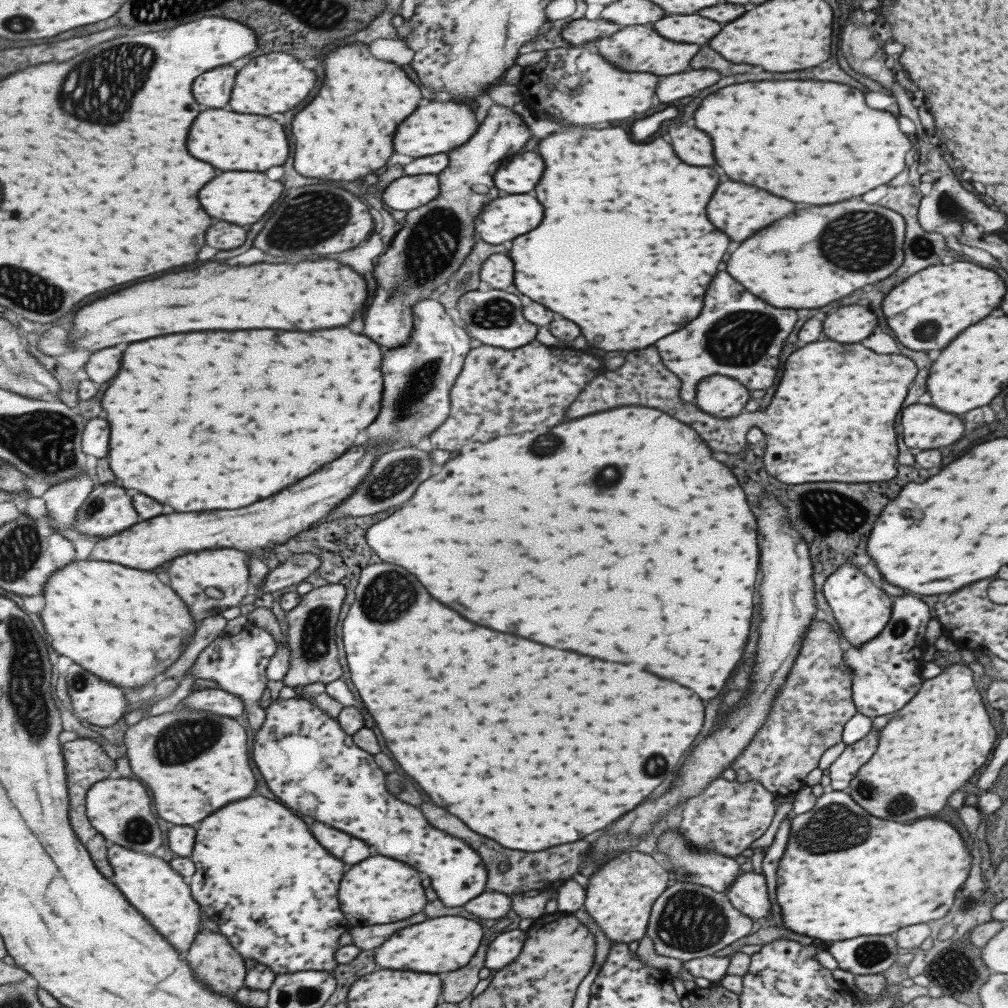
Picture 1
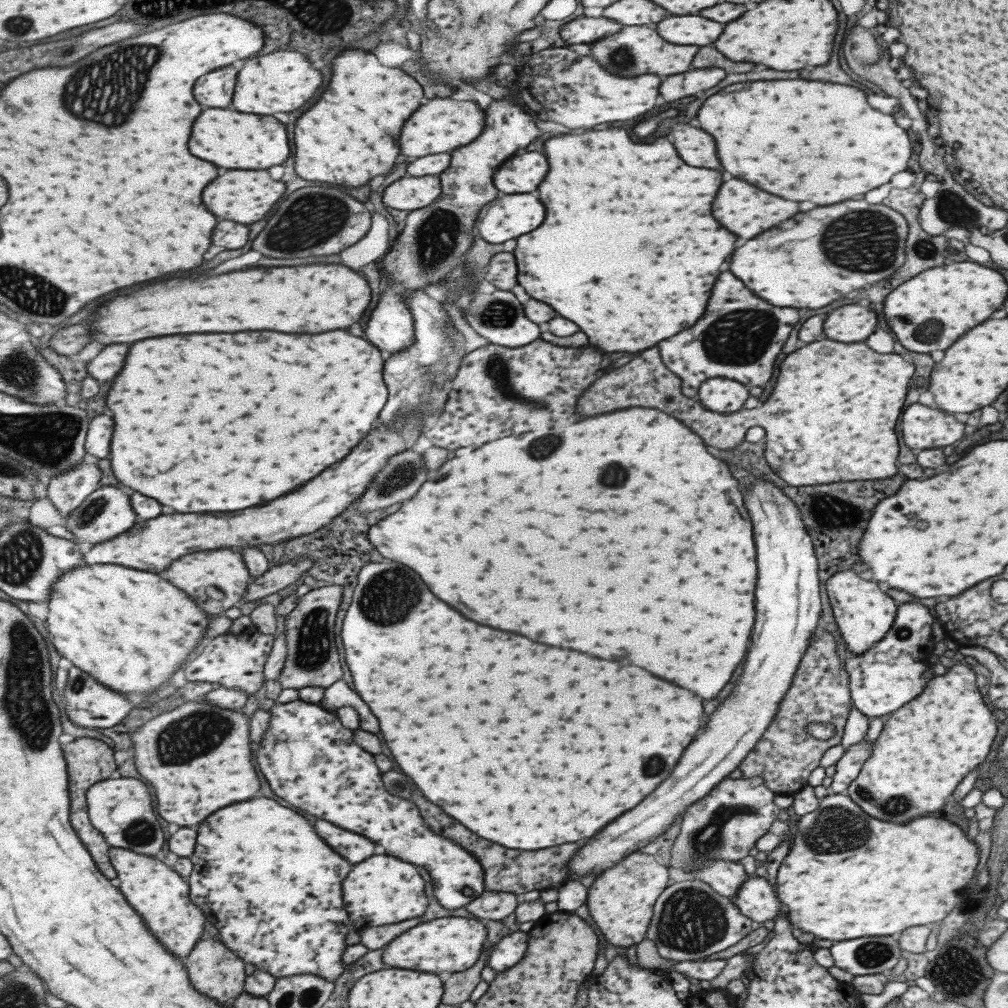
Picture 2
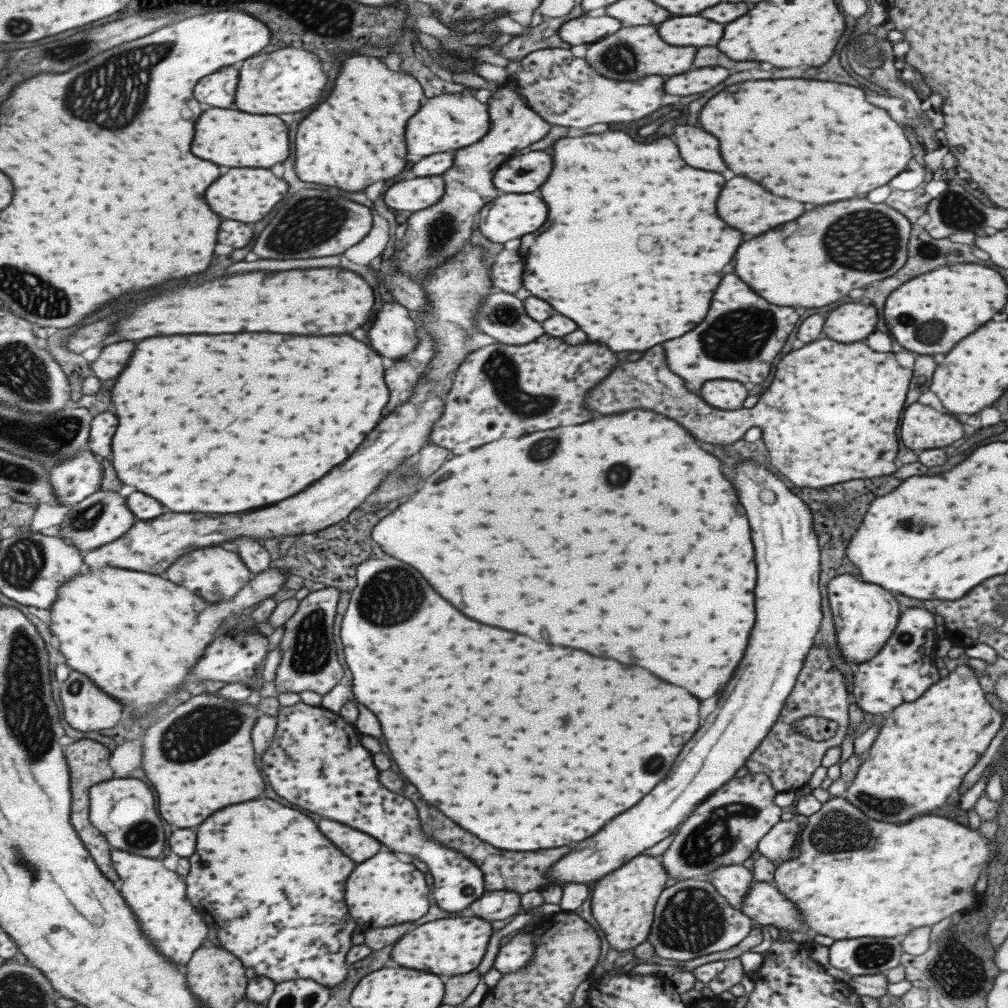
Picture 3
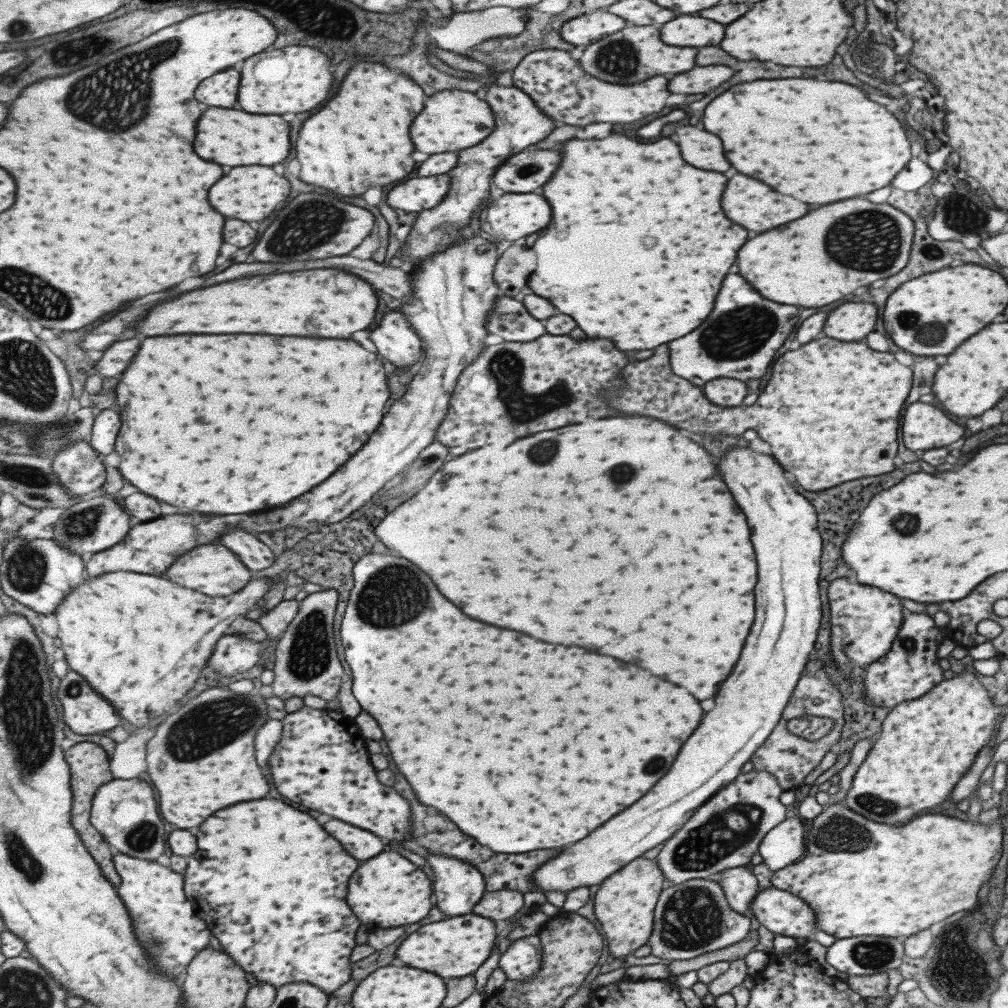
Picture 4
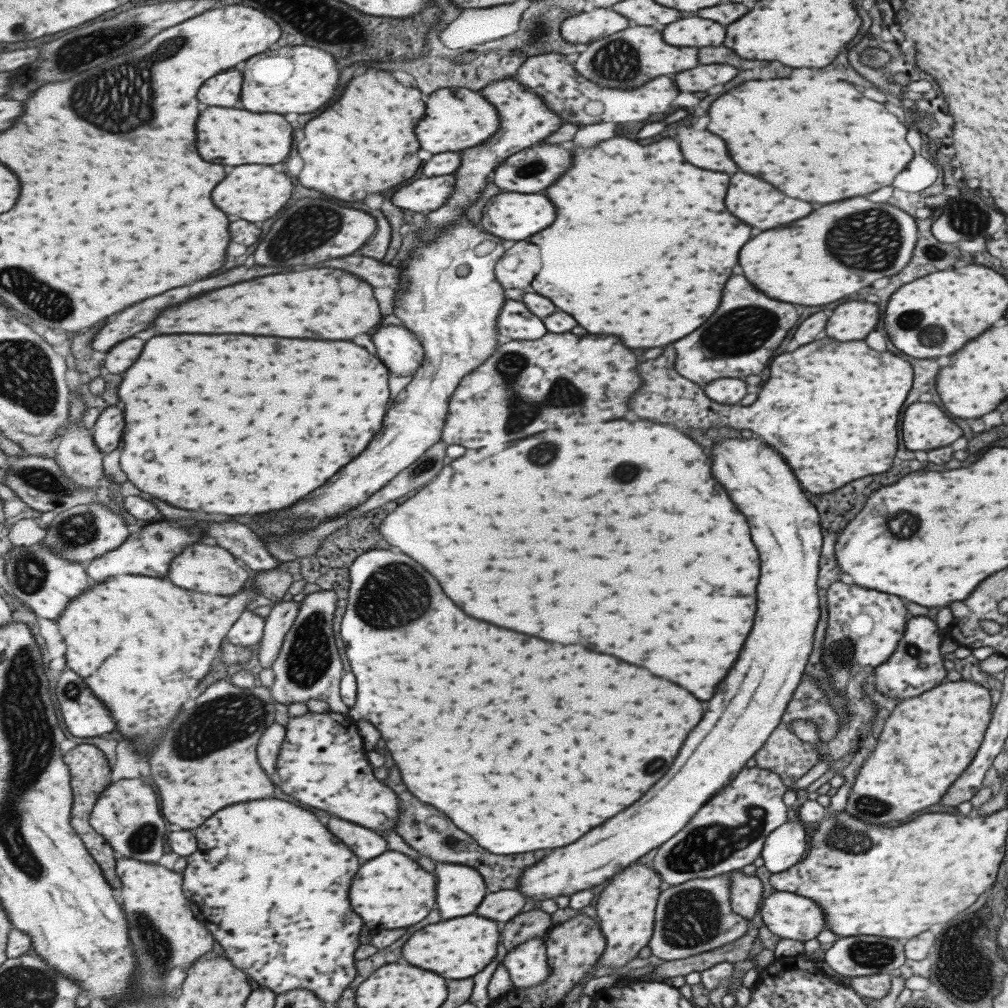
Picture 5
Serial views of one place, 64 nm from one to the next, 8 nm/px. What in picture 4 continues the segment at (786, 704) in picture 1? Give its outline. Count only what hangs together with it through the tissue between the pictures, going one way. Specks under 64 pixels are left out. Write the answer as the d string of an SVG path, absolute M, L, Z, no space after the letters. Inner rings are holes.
M811 660L807 662L783 714L781 714L781 722L773 728L773 732L769 734L767 742L757 748L757 752L753 754L751 762L753 762L753 768L755 770L763 770L763 772L769 772L777 778L779 786L785 790L795 790L801 786L801 782L805 780L805 776L819 766L819 762L825 758L825 754L829 752L829 748L833 744L839 742L841 738L841 728L843 728L843 710L841 710L841 702L839 702L839 692L837 688L831 684L829 676L821 670L821 662L817 660ZM801 716L821 716L821 718L831 718L833 720L833 726L831 730L819 740L819 742L807 742L799 736L793 736L785 730L785 724L791 720L791 718L801 718Z

